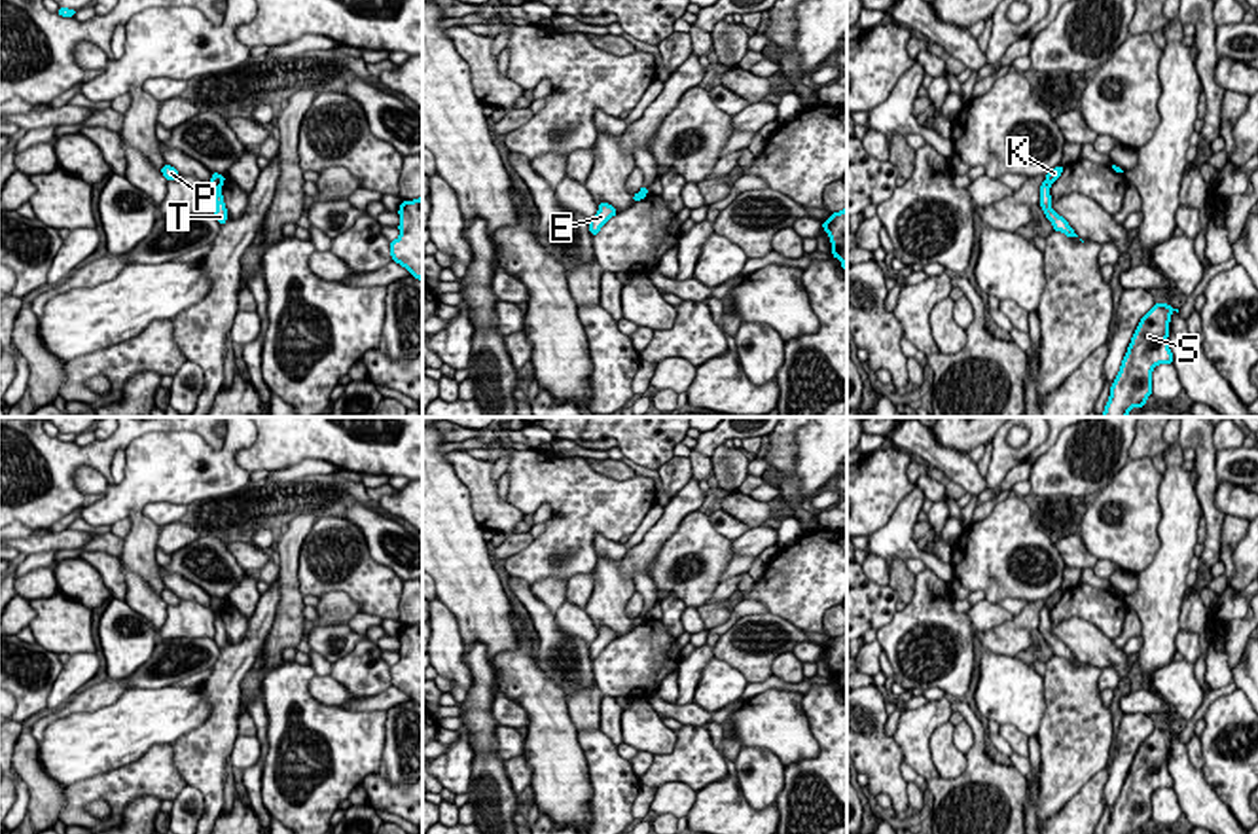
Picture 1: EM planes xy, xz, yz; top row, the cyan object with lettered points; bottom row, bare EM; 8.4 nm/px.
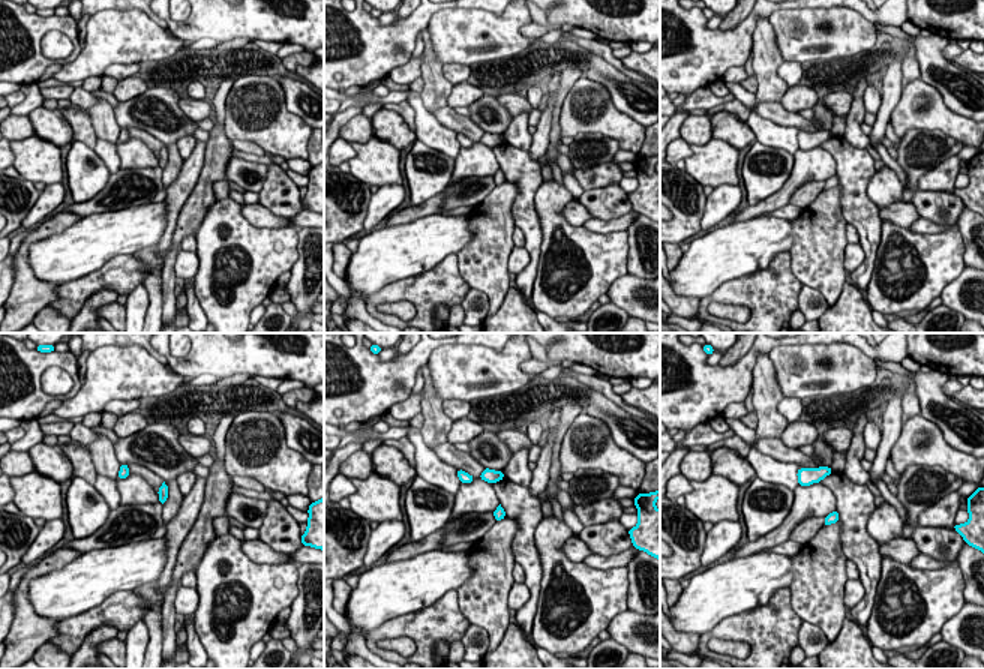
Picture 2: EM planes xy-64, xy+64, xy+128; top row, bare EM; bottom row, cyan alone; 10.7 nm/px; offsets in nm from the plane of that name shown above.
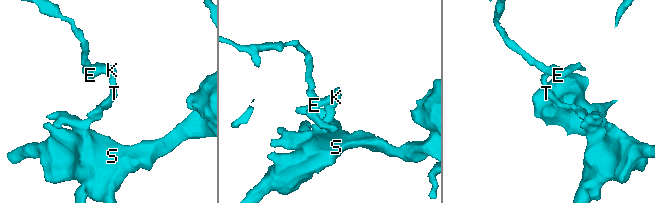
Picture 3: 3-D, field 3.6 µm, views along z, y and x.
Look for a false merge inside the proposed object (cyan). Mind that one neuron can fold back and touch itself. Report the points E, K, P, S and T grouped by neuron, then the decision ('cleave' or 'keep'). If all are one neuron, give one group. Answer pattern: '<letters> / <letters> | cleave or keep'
E K P / S T | cleave

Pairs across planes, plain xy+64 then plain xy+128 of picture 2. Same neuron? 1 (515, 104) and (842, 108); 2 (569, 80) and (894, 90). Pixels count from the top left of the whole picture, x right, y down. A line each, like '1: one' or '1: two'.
1: one
2: two

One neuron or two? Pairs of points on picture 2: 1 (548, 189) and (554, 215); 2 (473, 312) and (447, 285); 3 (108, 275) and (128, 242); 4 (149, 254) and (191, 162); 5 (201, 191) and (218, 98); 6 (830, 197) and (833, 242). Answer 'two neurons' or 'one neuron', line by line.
1: one neuron
2: two neurons
3: two neurons
4: one neuron
5: one neuron
6: one neuron

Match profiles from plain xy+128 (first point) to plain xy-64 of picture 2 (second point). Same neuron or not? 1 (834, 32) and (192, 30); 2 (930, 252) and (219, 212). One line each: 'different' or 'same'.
1: different
2: same

